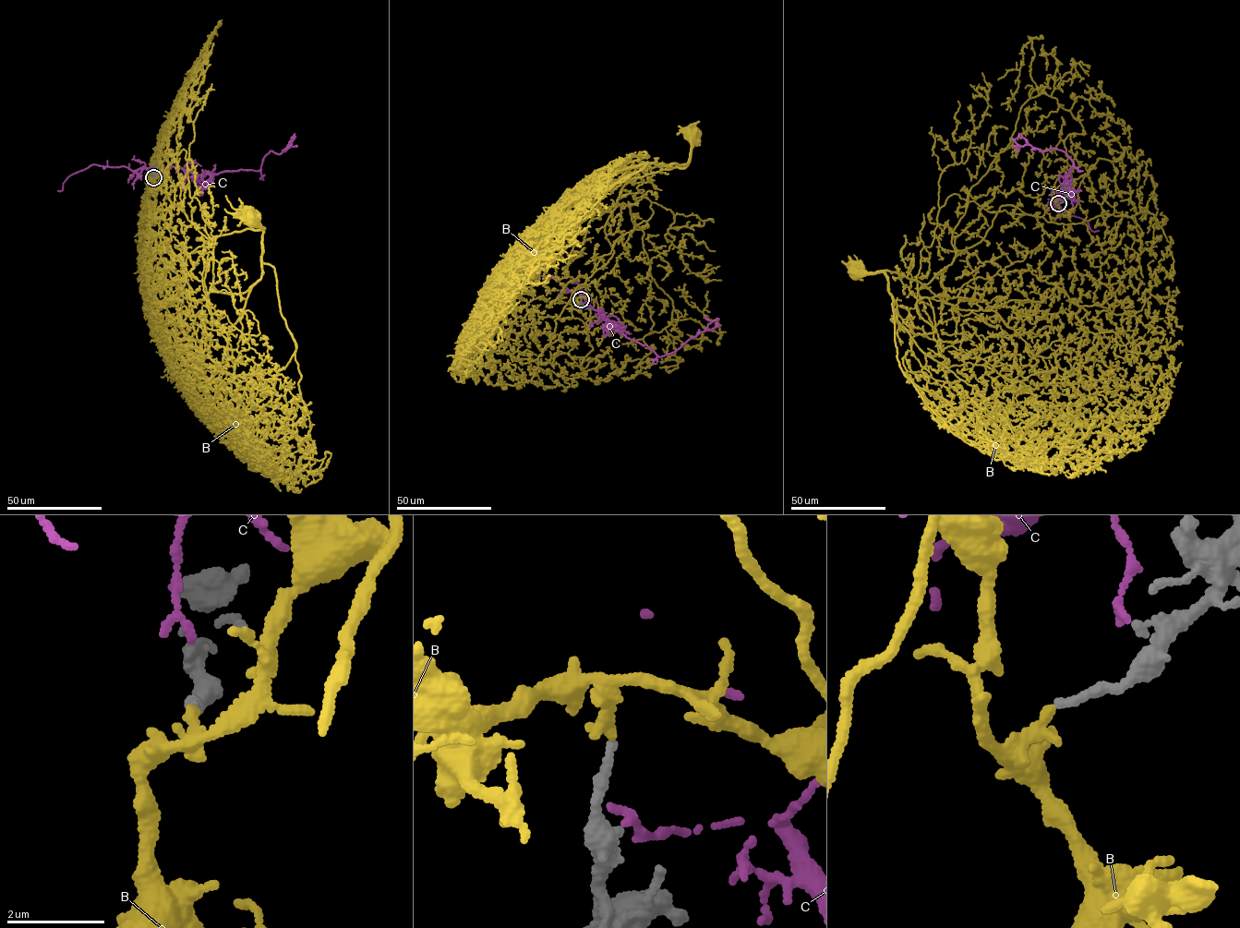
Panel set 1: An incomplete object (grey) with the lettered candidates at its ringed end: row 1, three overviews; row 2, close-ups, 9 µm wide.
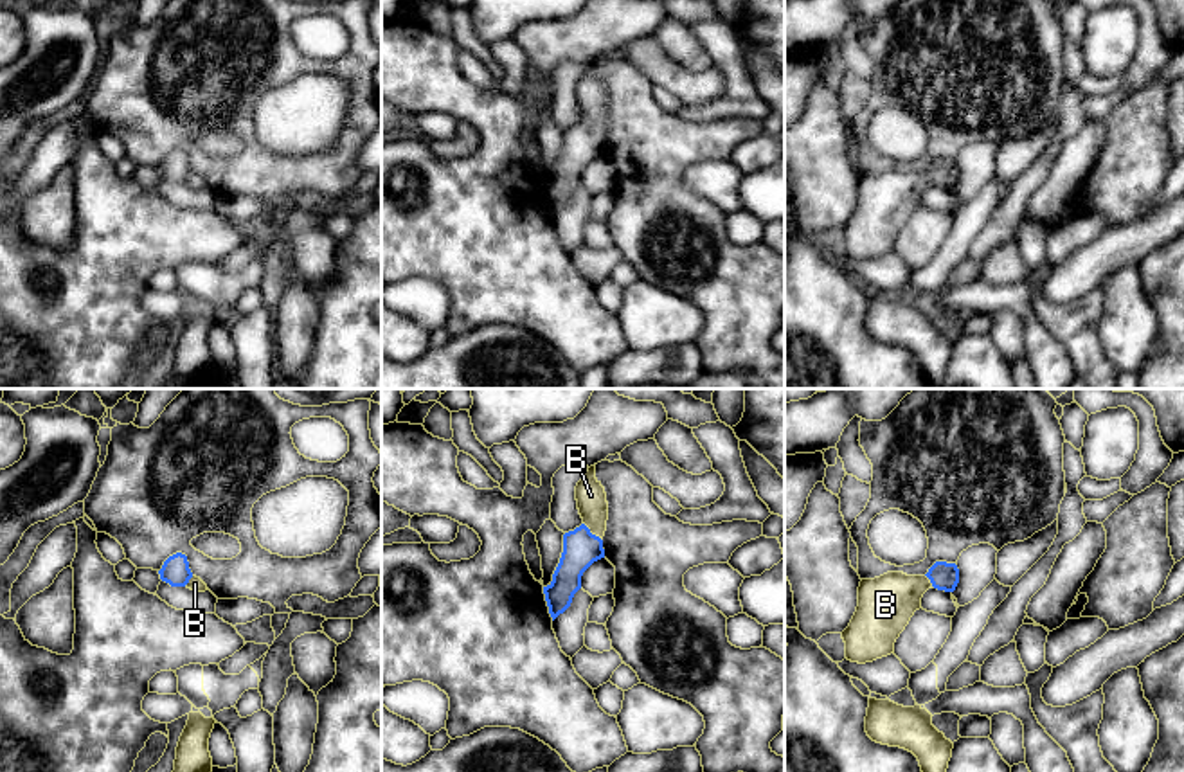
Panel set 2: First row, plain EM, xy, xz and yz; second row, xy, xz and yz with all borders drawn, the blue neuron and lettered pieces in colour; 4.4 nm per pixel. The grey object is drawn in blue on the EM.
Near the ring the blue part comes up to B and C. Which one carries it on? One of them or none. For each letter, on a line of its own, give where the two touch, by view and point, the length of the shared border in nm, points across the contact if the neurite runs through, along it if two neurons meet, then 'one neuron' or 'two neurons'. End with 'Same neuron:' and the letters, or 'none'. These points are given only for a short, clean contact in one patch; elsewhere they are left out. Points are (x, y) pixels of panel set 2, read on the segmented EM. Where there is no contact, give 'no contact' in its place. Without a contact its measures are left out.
B: contact xz (589, 531); length 110 nm; way xz (580, 547), (589, 531), (591, 495); one neuron
C: no contact; two neurons
Same neuron: B

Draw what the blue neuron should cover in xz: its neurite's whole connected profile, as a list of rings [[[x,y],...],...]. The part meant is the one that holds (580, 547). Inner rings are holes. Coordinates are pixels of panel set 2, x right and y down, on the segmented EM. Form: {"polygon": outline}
{"polygon": [[[596,464],[578,482],[576,500],[583,524],[563,534],[560,563],[552,581],[543,587],[552,621],[570,606],[574,594],[581,588],[583,572],[605,558],[601,538],[606,531],[608,502],[605,488],[596,479]]]}

